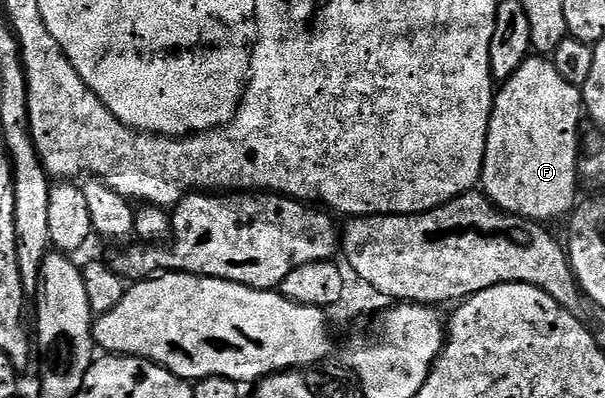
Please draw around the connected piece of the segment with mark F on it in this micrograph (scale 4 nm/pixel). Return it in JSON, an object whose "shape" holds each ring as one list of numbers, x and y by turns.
{"shape":[[529,57,509,79,499,84,500,92,491,100,492,115,486,137,484,168,480,174,483,194,500,210,510,215,520,215,541,225,551,224,551,219,563,220,578,202,578,164,582,150,581,88,570,85,548,57]]}

